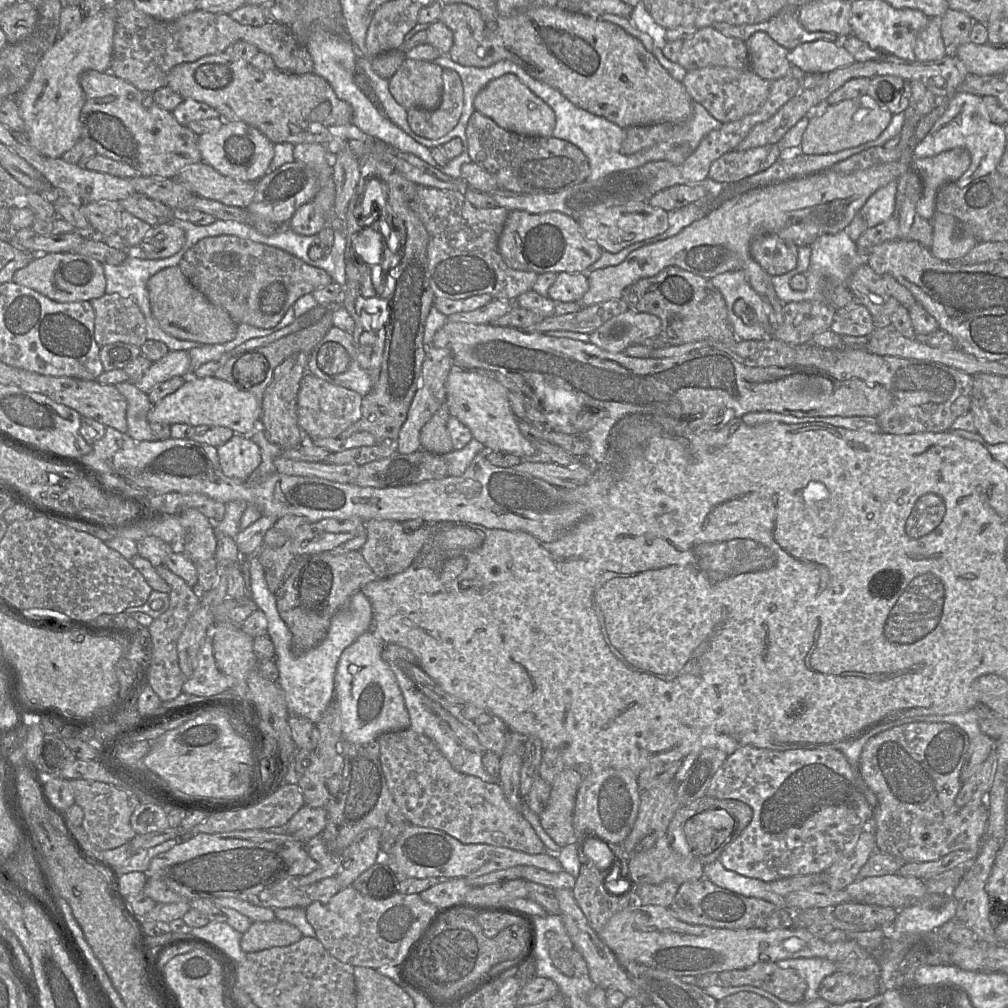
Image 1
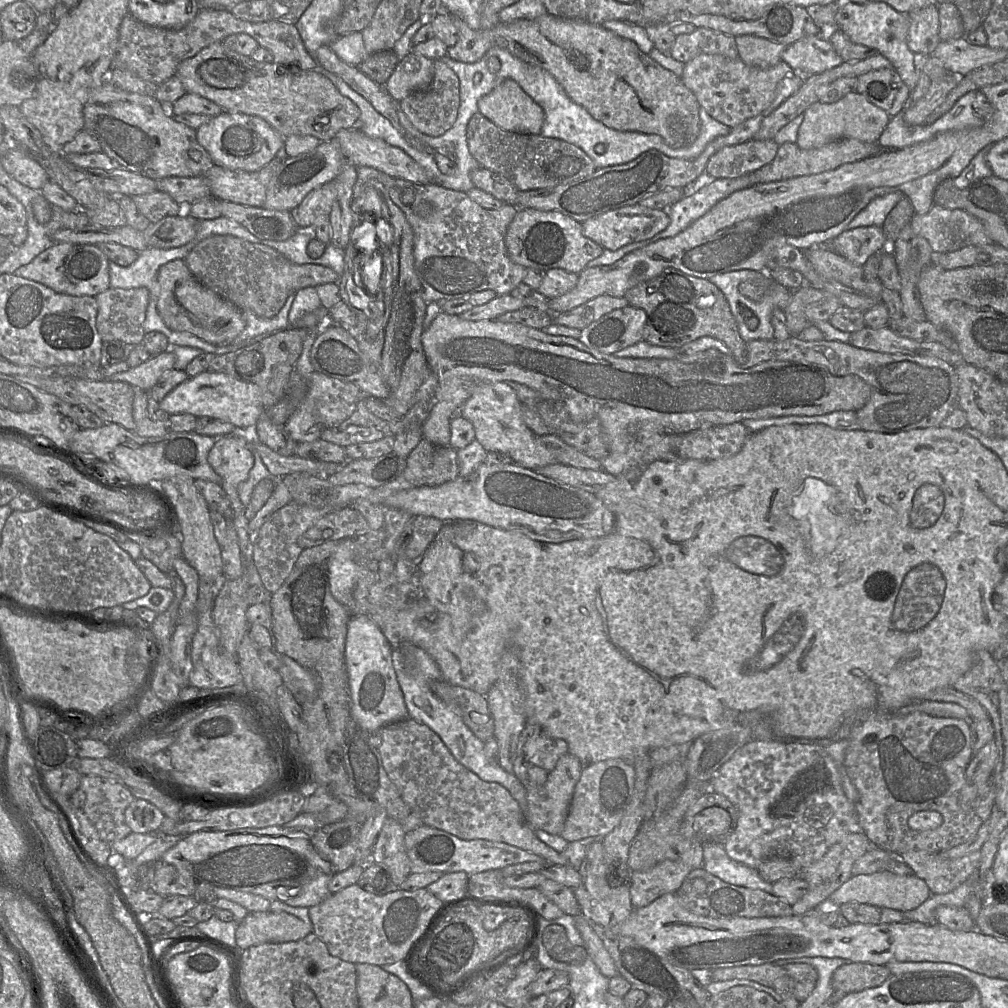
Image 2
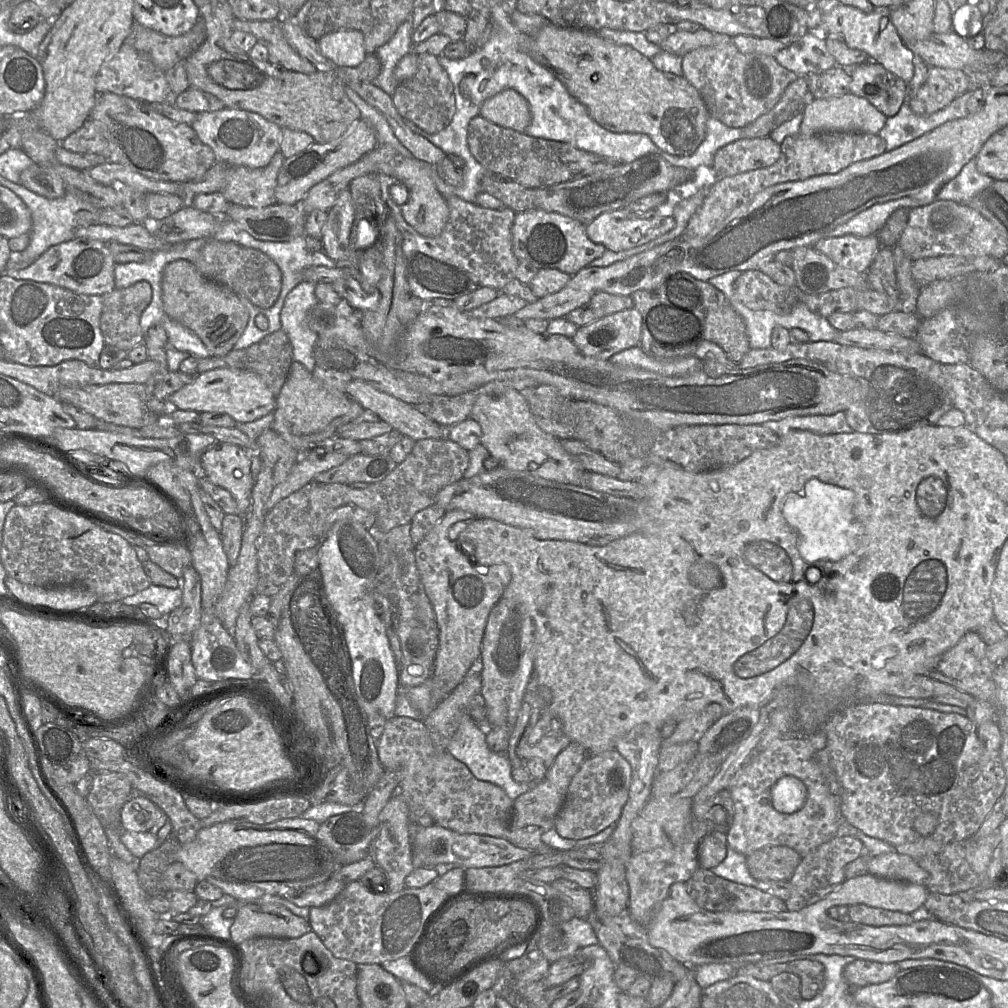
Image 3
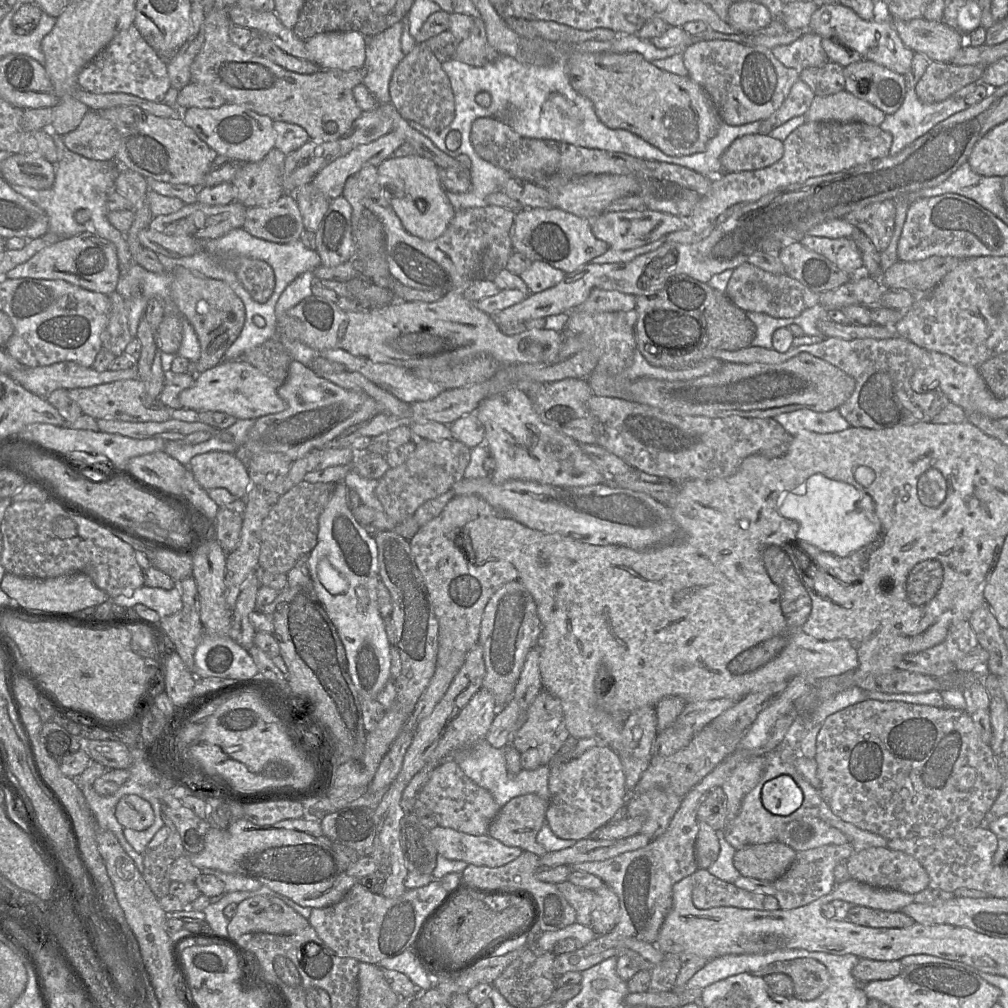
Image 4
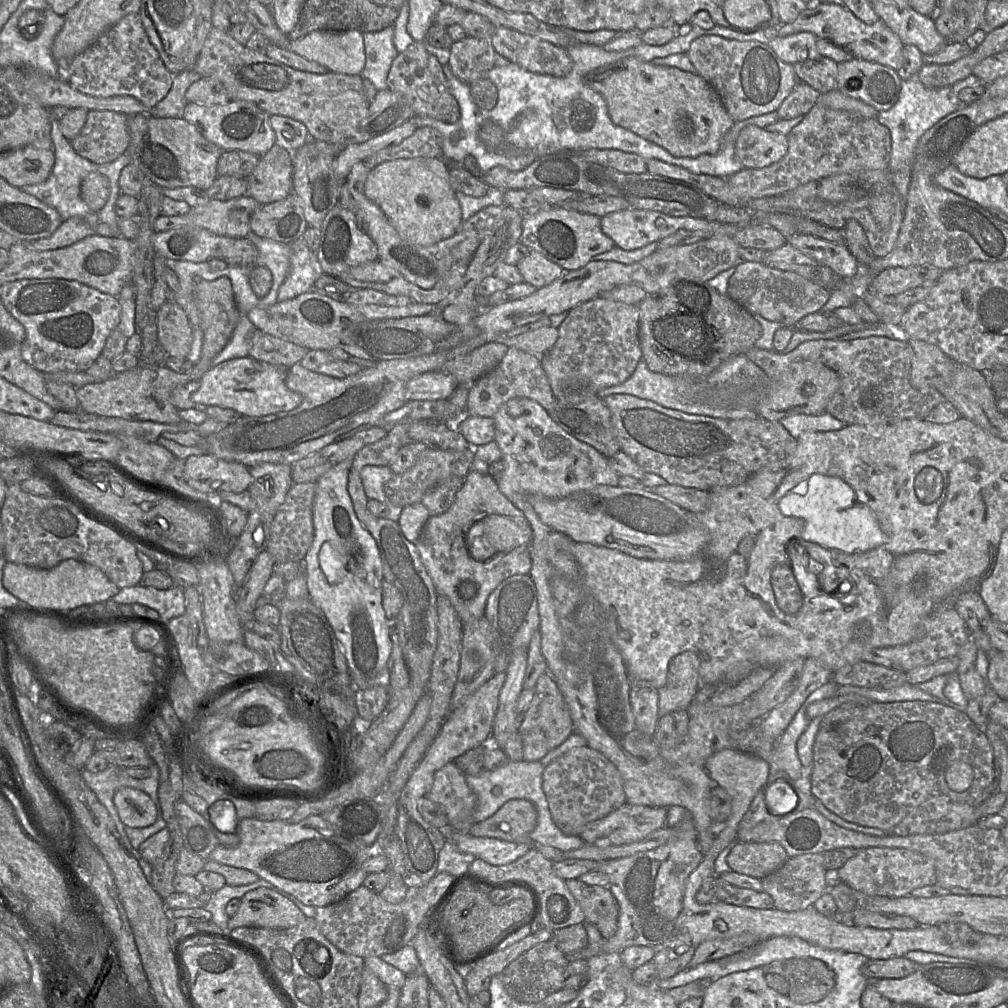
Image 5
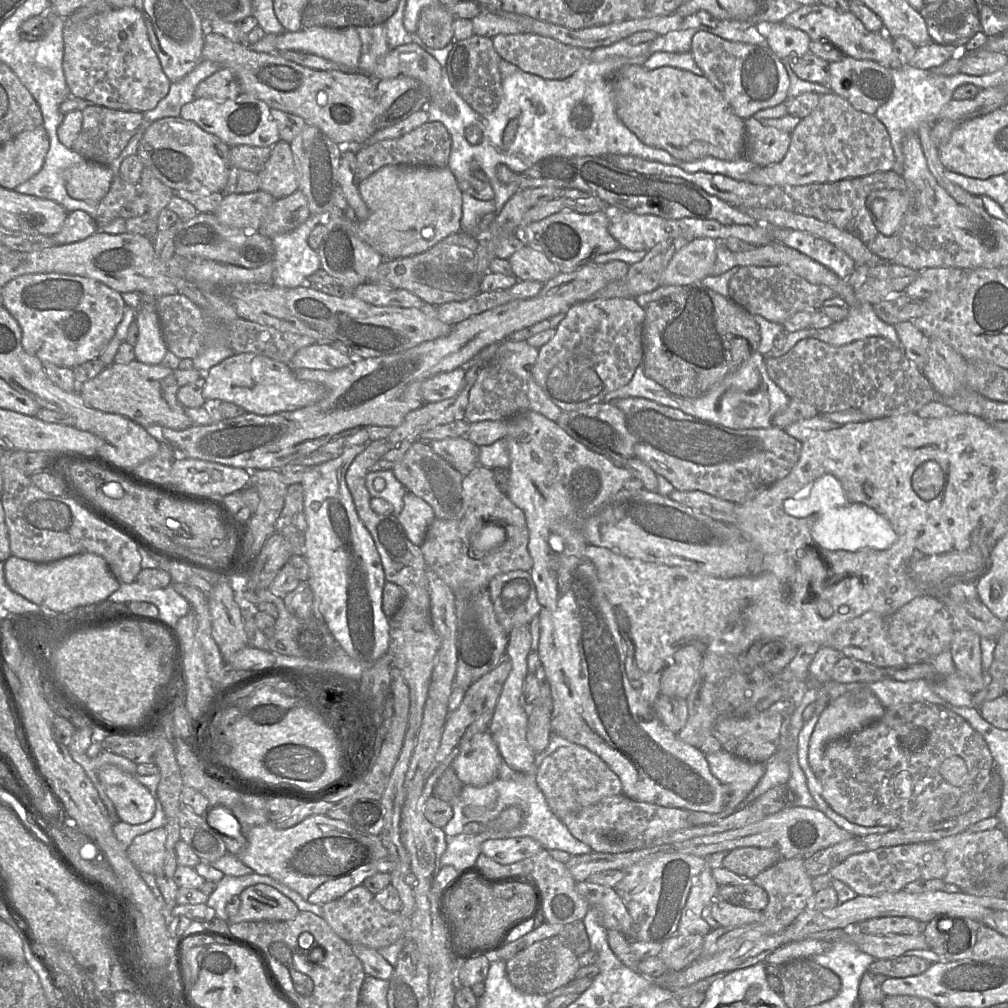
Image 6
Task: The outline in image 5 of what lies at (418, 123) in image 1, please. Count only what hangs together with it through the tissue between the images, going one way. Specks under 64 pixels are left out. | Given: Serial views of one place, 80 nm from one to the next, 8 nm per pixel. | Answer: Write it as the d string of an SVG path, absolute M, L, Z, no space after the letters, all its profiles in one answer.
M413 42L406 50L398 53L391 64L387 75L388 89L405 98L414 111L414 116L426 116L445 123L456 123L460 118L457 101L449 90L449 85L443 73L442 65L435 56L430 54L420 42Z

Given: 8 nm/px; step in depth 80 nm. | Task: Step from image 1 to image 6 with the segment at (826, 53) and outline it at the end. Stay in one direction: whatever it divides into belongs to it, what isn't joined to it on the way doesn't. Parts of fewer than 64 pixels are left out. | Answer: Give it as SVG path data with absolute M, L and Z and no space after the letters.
M784 22L770 23L766 28L766 39L769 48L779 59L792 59L805 55L809 51L809 35Z

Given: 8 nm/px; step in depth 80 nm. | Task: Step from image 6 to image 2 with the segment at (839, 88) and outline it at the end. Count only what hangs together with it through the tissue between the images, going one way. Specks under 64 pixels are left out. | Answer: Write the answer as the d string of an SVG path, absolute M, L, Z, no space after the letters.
M893 68L870 71L857 77L856 93L865 96L873 105L890 117L898 114L909 96L909 89Z

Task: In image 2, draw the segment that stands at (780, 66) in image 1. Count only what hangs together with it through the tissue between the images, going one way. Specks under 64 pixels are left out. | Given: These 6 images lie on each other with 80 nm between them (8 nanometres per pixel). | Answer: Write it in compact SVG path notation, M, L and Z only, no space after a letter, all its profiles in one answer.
M755 35L735 36L739 58L747 65L766 69L778 64L786 45Z

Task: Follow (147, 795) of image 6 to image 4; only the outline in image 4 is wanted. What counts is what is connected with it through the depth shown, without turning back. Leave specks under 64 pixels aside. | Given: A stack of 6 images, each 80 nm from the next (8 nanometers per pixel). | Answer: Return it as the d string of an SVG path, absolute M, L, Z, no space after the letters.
M135 794L125 795L119 800L115 816L124 828L136 831L147 829L155 820L150 803Z

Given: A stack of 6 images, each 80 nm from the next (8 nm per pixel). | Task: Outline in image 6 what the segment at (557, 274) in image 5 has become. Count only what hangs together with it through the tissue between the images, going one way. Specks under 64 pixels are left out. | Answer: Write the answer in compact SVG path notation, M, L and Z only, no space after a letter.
M525 244L508 259L514 276L521 281L538 281L546 283L559 273L552 263L539 249Z

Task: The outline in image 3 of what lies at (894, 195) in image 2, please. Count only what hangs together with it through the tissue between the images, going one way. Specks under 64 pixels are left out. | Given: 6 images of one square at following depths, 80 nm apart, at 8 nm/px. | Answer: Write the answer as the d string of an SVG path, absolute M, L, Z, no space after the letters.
M938 194L932 195L928 200L918 201L911 197L902 197L884 203L878 203L858 213L856 216L837 226L827 235L827 238L844 235L869 236L877 234L886 222L887 218L899 208L915 208L927 205L936 200Z

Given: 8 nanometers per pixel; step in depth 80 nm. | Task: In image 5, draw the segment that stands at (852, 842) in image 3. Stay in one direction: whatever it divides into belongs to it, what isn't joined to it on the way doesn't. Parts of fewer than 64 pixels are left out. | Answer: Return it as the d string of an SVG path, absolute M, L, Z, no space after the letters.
M823 853L803 854L788 858L776 871L761 879L763 891L773 899L774 908L794 912L811 907L823 893L828 891L825 883L826 869Z

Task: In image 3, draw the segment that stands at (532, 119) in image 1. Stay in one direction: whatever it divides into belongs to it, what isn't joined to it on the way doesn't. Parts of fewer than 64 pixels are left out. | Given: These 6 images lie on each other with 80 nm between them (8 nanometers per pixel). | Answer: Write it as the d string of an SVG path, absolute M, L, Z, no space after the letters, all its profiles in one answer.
M514 89L503 90L485 100L480 107L480 115L498 126L522 133L531 123L529 104Z

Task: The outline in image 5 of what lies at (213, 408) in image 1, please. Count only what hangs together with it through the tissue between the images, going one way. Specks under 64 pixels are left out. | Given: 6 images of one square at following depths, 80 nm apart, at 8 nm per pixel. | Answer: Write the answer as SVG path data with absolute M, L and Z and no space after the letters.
M250 356L235 358L211 366L200 379L201 385L192 394L197 407L220 406L230 408L241 416L267 416L290 411L302 402L302 396L289 390L281 368Z

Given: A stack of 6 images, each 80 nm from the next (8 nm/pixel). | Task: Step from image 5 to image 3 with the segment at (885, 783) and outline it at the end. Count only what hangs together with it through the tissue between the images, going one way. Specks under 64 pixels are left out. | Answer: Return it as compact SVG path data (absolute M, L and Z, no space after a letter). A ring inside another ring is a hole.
M876 703L857 704L833 716L824 730L826 736L826 749L830 756L831 767L835 772L838 783L841 786L840 811L842 819L857 828L863 834L876 839L883 840L893 846L914 842L919 839L931 839L937 843L949 844L972 837L983 824L984 820L991 812L994 804L1003 794L1006 786L1005 772L1000 760L991 761L980 767L977 779L972 783L967 783L963 779L963 772L970 766L978 764L982 755L982 746L977 737L973 723L964 715L956 713L942 713L932 709L918 707L898 706ZM925 813L931 813L937 818L937 826L928 835L921 835L914 829L914 821Z

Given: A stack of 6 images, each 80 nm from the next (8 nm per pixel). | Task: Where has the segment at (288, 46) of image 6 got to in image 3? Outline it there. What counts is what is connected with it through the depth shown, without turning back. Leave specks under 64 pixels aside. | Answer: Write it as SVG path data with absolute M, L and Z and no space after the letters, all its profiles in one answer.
M358 30L329 33L317 43L321 54L338 67L357 67L367 56L364 35Z

